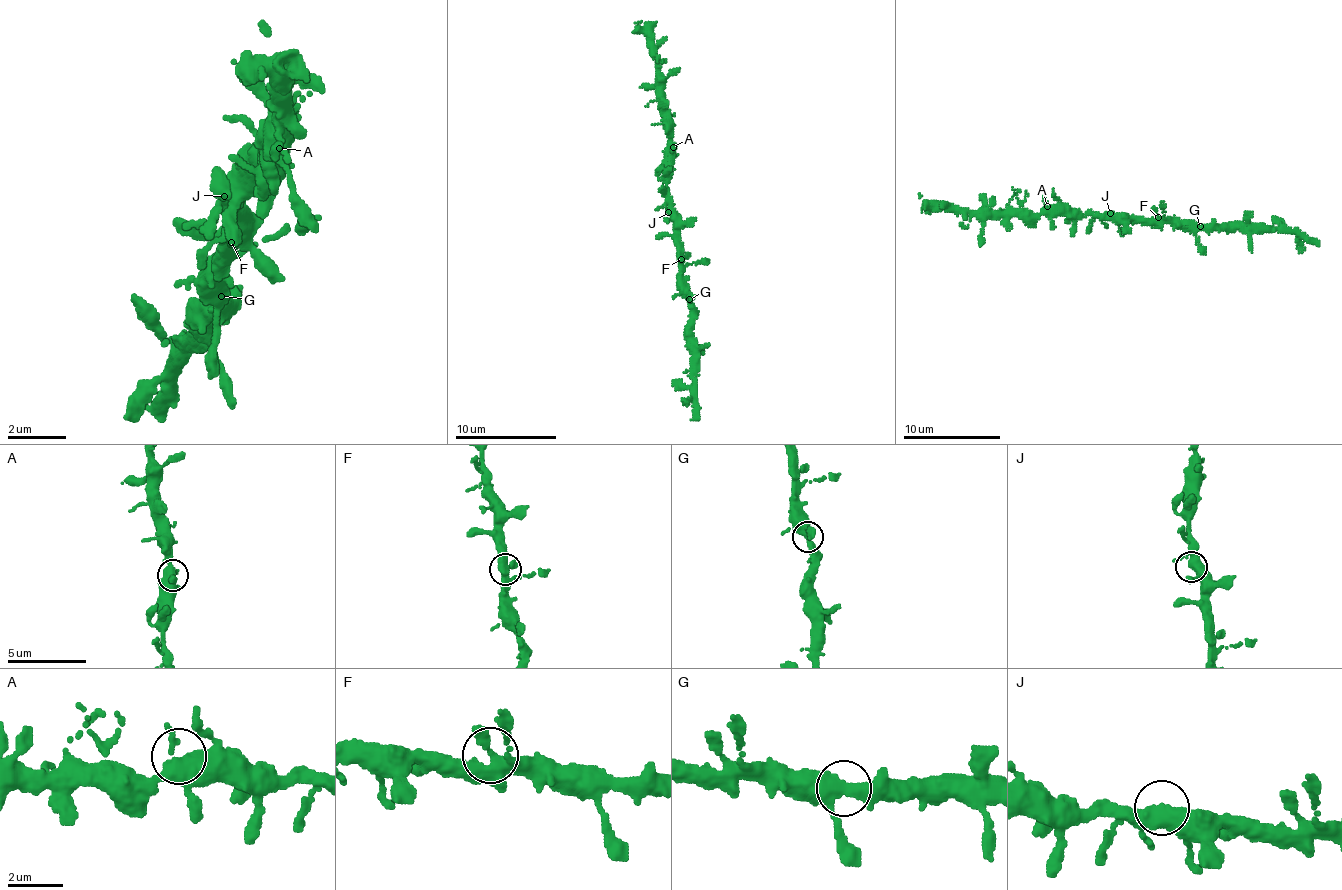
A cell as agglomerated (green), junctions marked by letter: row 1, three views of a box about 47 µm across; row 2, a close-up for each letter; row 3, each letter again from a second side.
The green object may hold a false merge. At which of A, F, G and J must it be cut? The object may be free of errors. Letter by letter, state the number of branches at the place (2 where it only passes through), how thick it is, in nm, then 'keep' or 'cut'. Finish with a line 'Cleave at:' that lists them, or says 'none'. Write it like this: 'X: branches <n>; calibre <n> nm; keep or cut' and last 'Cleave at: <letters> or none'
A: branches 4; calibre 360 nm; keep
F: branches 4; calibre 360 nm; keep
G: branches 4; calibre 360 nm; keep
J: branches 3; calibre 380 nm; keep
Cleave at: none

